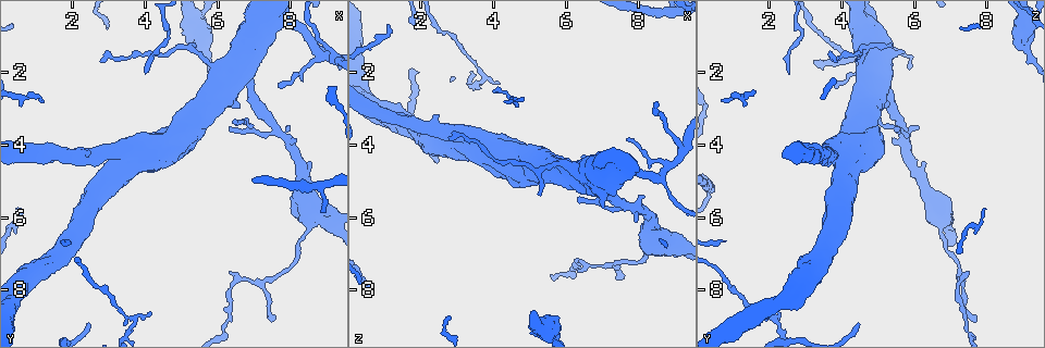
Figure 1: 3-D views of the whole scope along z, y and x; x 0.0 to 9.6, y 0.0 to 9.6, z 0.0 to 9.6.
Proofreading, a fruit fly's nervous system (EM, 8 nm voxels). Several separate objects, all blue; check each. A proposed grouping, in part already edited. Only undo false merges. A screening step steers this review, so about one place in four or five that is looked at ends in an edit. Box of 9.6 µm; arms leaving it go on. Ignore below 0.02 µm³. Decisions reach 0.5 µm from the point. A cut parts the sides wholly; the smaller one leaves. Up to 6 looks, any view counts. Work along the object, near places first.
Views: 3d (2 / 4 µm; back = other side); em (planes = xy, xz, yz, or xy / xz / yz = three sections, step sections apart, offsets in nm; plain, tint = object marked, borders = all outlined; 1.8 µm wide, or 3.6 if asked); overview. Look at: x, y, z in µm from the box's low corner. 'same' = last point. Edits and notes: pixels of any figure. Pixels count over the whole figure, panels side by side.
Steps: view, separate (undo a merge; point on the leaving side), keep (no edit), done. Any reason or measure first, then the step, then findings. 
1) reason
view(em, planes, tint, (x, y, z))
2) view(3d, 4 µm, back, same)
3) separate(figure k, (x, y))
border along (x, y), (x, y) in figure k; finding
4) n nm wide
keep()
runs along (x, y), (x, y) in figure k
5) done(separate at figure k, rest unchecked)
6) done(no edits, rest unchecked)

thick turns thin
view(em, 3.6 µm, yz, step 4, tint, (7.90, 0.65, 4.65))

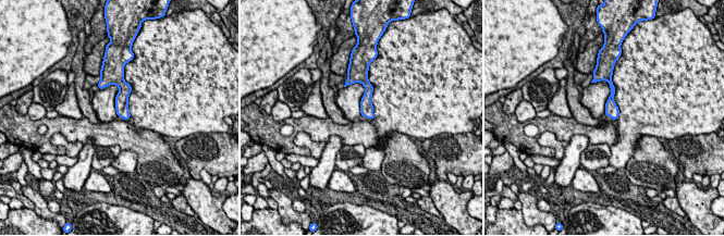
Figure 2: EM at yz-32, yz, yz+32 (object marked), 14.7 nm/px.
view(em, 3.6 µm, planes, borders, same)

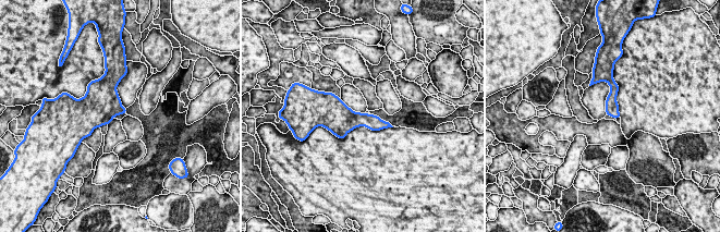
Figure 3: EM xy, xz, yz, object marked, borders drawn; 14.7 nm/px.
keep()
one neuron here

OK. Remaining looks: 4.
four arms meet
view(em, 3.6 µm, planes, tint, (6.75, 2.15, 5.20))

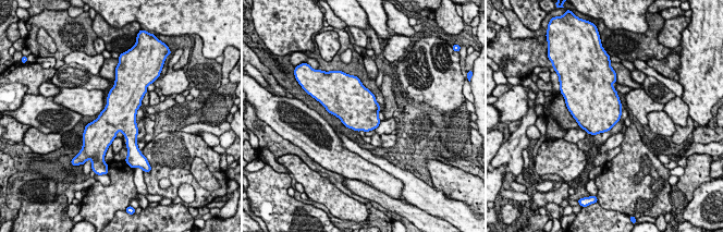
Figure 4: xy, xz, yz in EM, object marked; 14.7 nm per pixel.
keep()
continuous, no second neuron

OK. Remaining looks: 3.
calibre changes
view(em, 3.6 µm, planes, tint, (3.80, 4.25, 4.10))

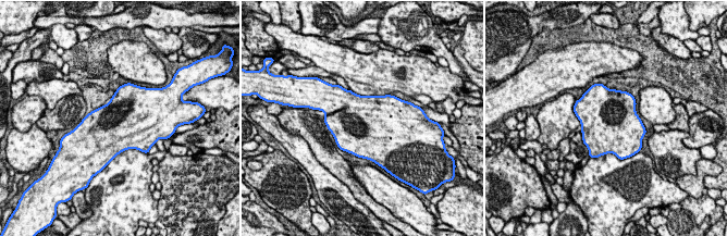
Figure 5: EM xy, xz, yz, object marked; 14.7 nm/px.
850 nm wide
keep()
continuous, no second neuron

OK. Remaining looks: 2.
done(no edits, rest unchecked)

